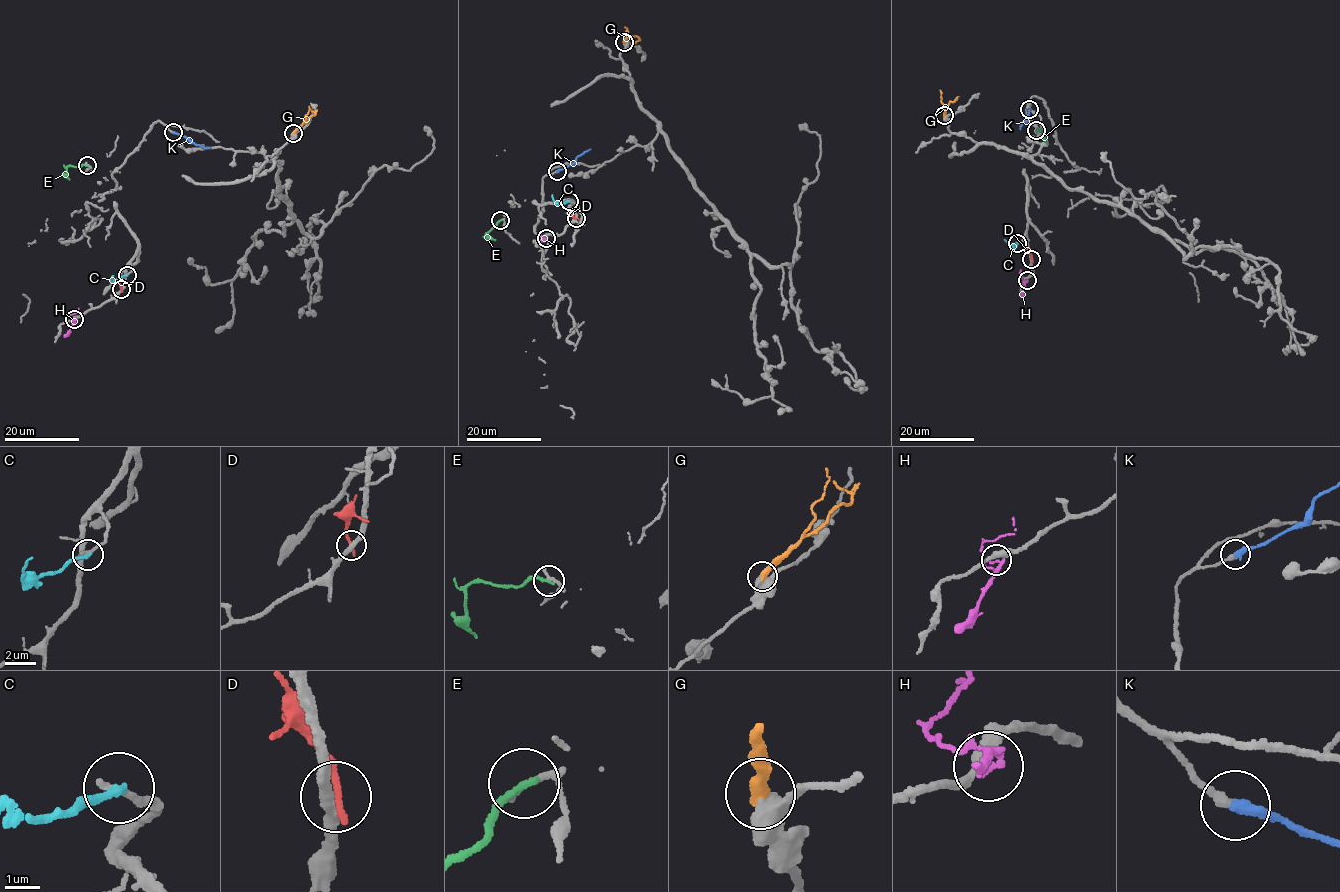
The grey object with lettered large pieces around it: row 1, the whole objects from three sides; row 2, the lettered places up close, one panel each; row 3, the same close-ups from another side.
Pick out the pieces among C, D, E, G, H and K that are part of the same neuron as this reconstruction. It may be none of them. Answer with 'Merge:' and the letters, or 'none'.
Merge: E, K

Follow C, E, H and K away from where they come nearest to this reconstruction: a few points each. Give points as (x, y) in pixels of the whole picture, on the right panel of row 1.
C: (1017, 243), (1013, 245), (1004, 240)
E: (1036, 130), (1042, 130), (1048, 143)
H: (1027, 280), (1024, 282), (1020, 270)
K: (1029, 109), (1020, 129)

